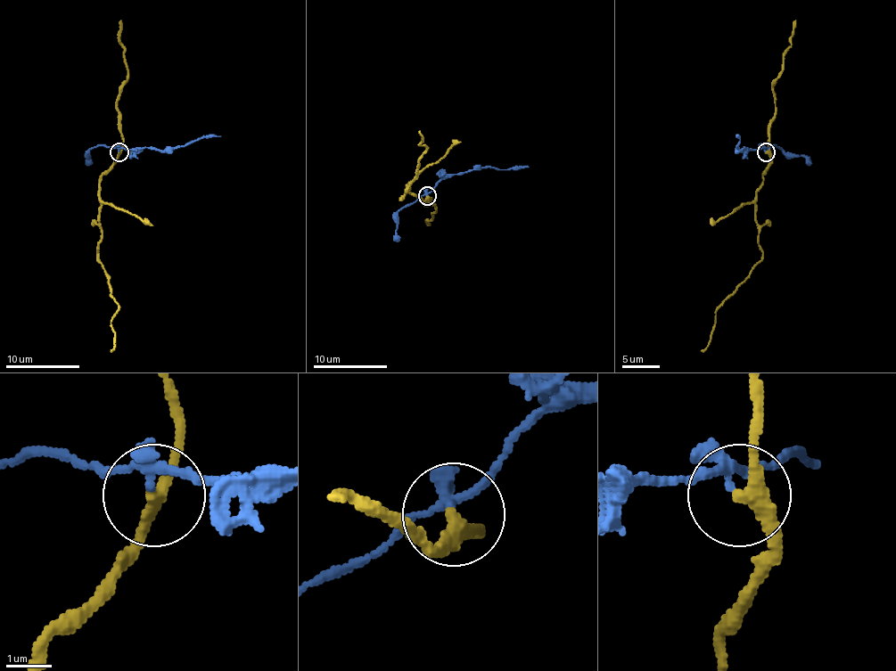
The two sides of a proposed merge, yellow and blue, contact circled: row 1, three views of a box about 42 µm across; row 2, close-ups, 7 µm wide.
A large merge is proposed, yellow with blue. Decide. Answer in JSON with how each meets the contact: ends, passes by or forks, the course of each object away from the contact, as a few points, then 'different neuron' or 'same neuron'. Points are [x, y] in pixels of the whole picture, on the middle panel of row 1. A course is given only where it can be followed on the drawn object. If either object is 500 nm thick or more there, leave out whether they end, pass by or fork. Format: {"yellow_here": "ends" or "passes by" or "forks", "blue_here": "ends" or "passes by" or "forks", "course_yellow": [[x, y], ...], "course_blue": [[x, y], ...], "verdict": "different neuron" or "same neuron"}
{"yellow_here": "passes by", "blue_here": "forks", "course_yellow": [[428, 195], [422, 200], [409, 193], [407, 186], [407, 192], [425, 147], [418, 145], [422, 141], [418, 132]], "course_blue": [[428, 195], [442, 178], [472, 169], [507, 169], [528, 166]], "verdict": "different neuron"}

